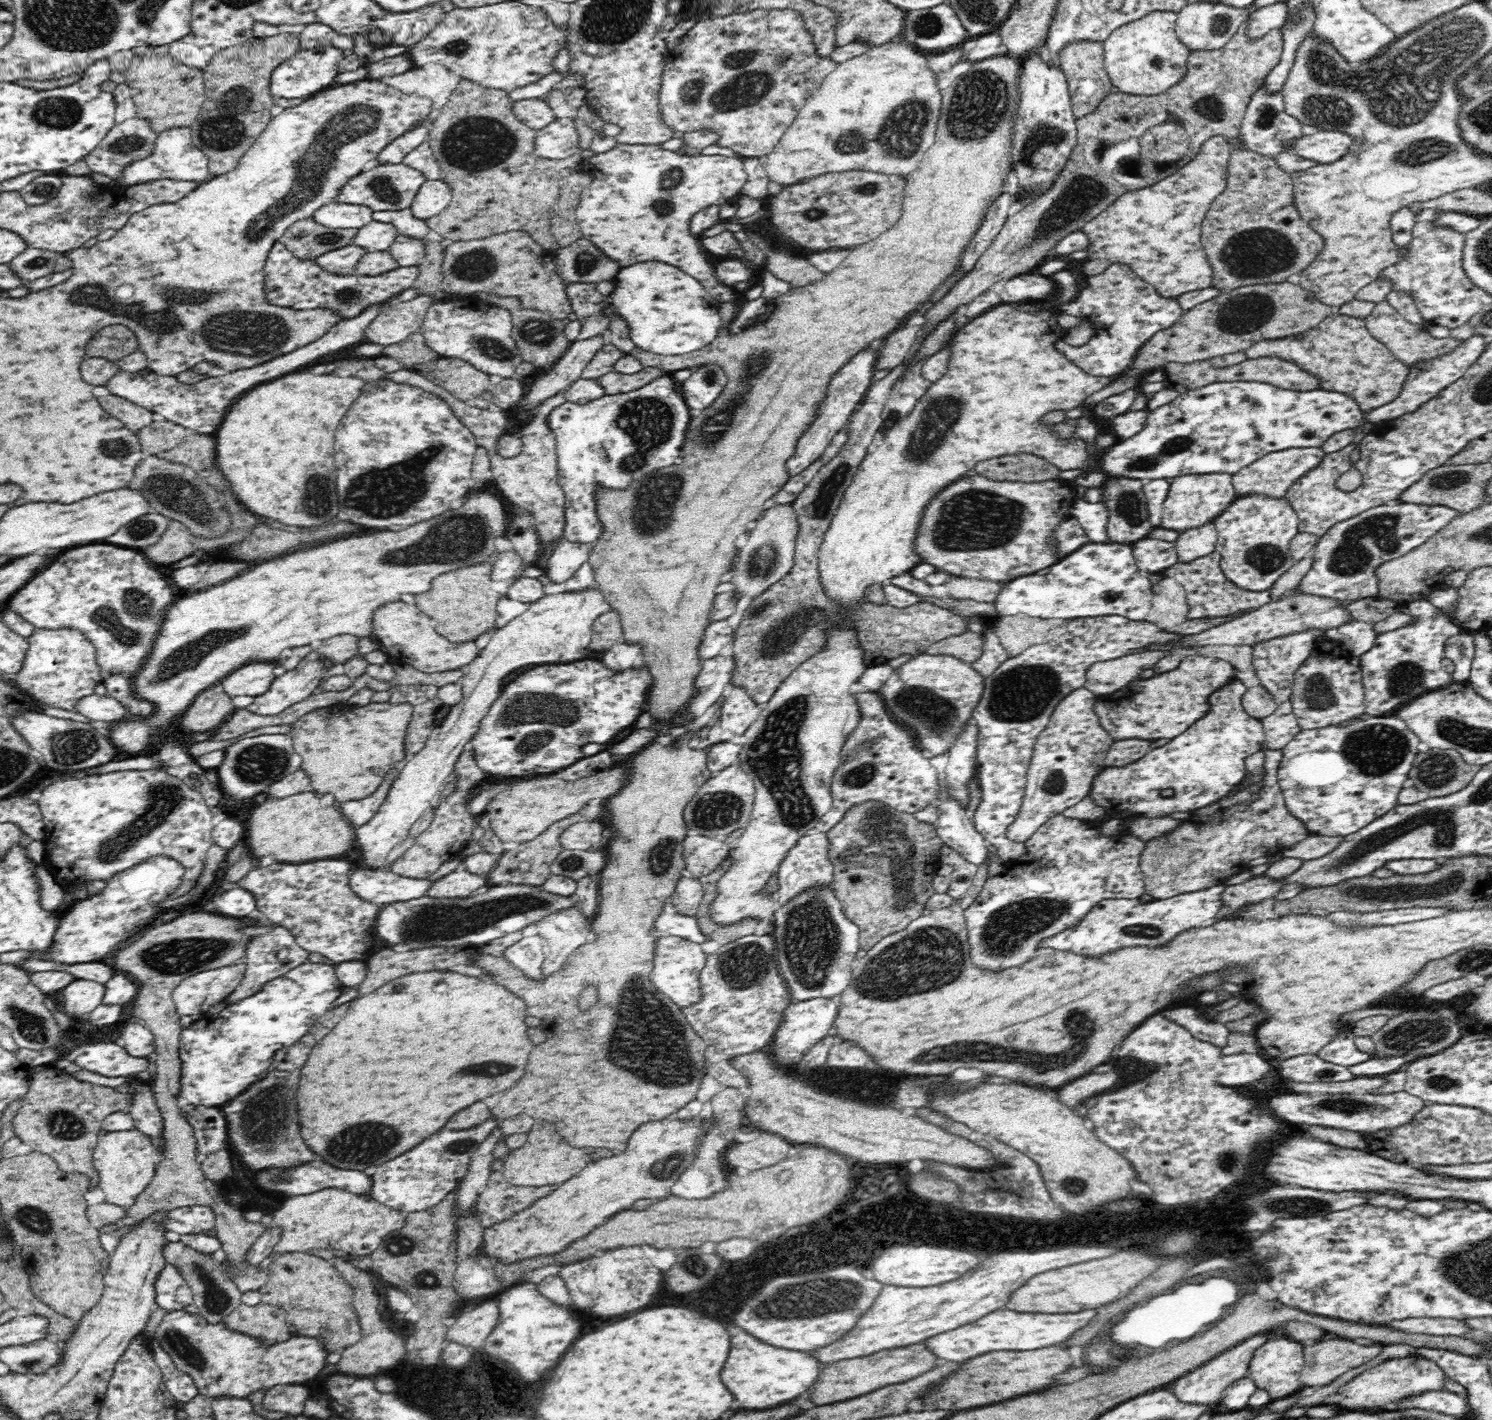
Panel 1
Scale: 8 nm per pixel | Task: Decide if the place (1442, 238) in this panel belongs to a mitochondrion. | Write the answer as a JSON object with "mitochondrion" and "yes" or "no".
{"mitochondrion":"no"}

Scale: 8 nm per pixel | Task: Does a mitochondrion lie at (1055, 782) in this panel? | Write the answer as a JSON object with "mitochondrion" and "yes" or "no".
{"mitochondrion":"yes"}

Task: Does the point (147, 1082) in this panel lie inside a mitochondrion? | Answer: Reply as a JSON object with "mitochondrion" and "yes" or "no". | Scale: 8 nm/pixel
{"mitochondrion":"no"}

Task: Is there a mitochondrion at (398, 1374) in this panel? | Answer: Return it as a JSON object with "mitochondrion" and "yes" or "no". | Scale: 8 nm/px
{"mitochondrion":"no"}

